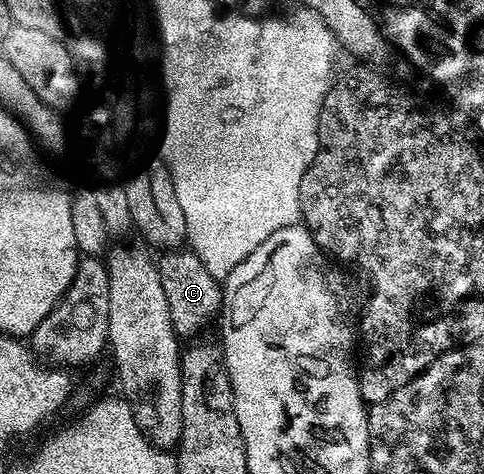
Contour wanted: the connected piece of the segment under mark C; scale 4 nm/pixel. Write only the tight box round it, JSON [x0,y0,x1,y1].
[157,250,224,342]

